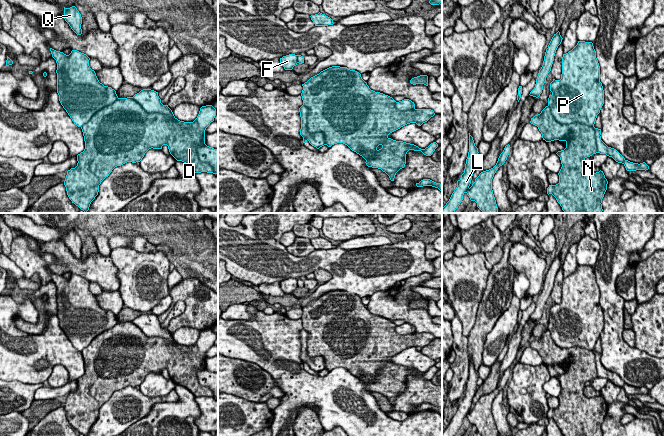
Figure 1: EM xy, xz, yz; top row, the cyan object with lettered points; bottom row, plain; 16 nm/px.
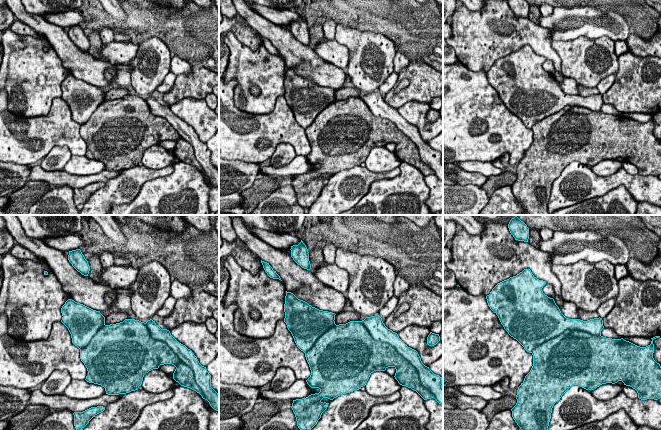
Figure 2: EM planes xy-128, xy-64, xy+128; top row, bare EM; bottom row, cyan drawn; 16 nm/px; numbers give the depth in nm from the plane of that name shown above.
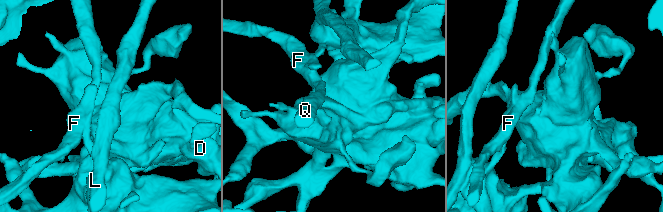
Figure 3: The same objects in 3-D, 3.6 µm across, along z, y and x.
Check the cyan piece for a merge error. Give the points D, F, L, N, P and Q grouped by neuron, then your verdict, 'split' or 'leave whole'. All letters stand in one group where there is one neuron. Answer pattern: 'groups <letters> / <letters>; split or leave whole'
groups D F L N Q / P; split

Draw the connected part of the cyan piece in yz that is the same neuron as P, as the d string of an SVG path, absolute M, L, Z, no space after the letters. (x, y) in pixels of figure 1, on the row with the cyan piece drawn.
M578 41L577 45L562 57L562 74L560 80L550 83L552 92L548 106L554 119L560 124L583 123L595 124L597 115L604 104L604 90L600 82L600 66L592 42Z

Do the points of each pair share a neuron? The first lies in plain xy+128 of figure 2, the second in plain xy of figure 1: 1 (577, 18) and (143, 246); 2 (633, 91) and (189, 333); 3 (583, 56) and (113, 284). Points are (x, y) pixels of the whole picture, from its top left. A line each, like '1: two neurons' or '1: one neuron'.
1: one neuron
2: two neurons
3: two neurons

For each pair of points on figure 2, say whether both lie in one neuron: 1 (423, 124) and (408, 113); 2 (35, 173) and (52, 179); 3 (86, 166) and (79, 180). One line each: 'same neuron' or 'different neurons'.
1: same neuron
2: same neuron
3: different neurons

